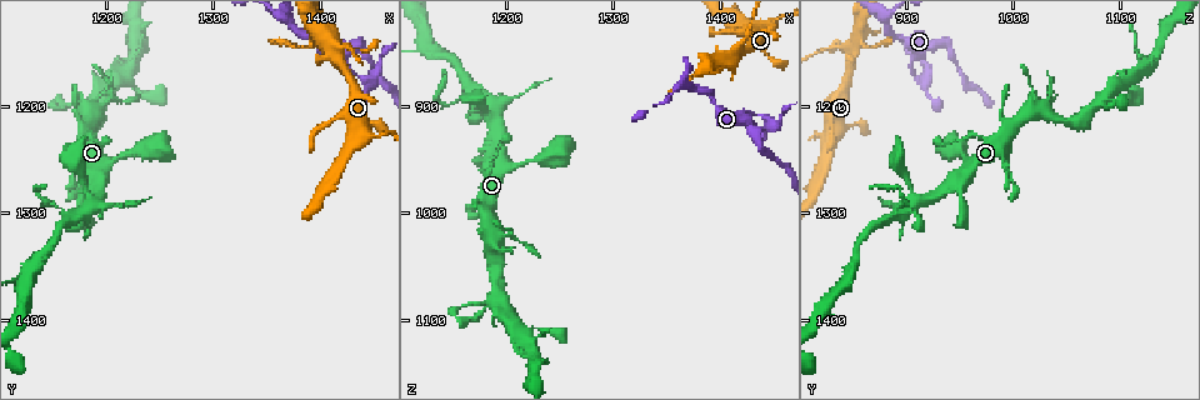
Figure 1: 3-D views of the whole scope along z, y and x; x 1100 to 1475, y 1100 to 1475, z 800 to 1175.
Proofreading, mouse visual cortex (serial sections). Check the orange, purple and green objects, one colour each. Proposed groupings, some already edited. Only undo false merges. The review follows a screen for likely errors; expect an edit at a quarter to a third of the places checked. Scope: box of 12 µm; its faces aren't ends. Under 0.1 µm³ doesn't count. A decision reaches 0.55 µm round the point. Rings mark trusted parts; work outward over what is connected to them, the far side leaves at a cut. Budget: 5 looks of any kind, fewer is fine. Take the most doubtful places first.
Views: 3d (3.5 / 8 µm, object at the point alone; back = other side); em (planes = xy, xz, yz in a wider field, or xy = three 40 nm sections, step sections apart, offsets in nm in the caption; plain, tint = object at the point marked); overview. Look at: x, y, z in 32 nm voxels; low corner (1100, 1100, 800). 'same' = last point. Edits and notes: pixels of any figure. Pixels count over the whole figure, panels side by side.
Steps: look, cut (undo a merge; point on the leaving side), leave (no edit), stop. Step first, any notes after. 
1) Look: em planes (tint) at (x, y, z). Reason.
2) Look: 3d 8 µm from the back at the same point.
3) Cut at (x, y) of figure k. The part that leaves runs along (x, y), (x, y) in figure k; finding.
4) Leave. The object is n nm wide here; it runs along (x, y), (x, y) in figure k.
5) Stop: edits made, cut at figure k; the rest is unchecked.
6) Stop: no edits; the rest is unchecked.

Look: 3d 8 µm at (1434, 1168, 908). Abrupt turn.

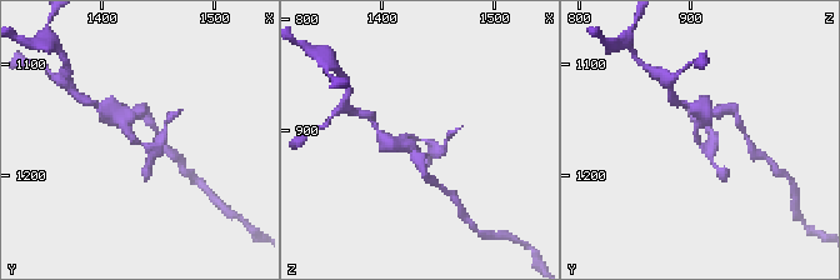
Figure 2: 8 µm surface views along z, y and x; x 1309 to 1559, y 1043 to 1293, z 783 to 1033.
Look: em xy step 2 (tint) at (1436, 1170, 908).

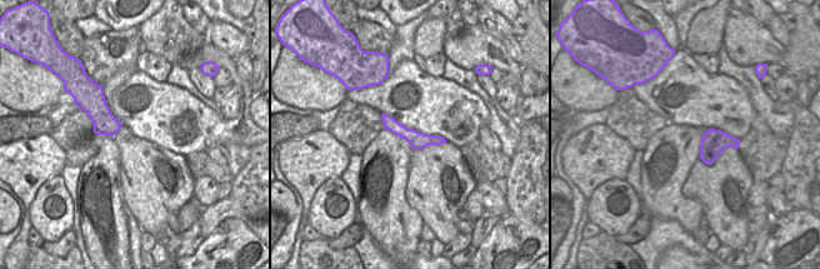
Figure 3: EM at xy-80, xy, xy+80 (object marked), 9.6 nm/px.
Cut at (431, 144) of figure 2. The part that leaves runs along (408, 135), (426, 140), (443, 153) in figure 2; a second cell is stuck on.

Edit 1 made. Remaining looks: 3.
Look: overview.

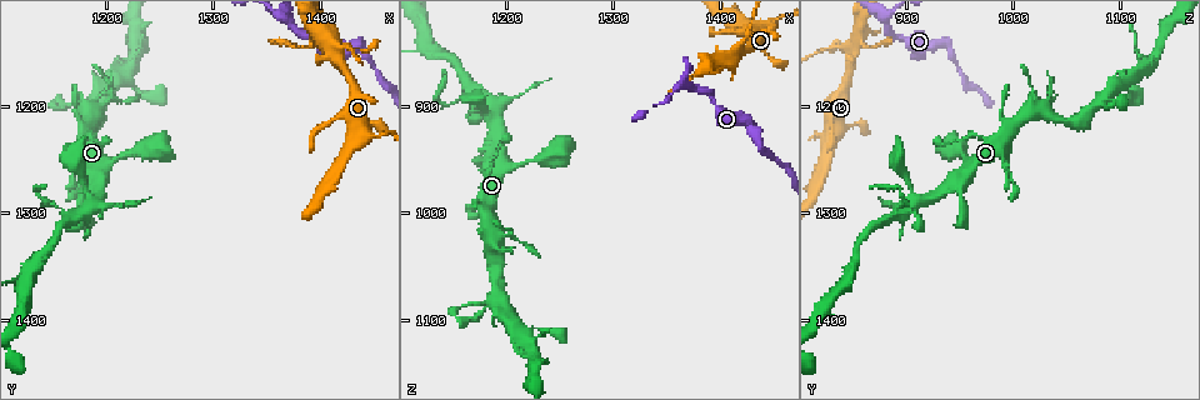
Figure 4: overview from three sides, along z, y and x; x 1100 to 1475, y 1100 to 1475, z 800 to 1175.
Look: 3d 3.5 µm at (1188, 1292, 910). Two arms in line, one across.

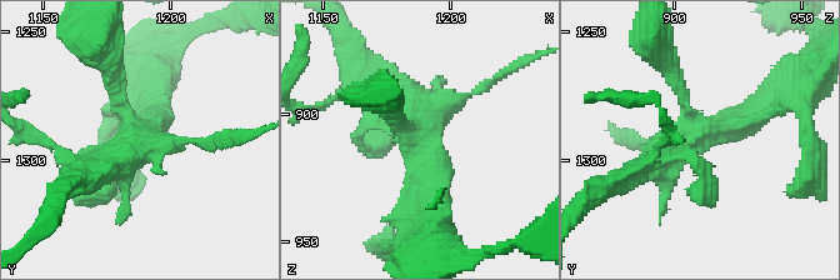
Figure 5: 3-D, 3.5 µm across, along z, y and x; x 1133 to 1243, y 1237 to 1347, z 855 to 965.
Look: em xy step 1 (tint) at (1188, 1291, 908).

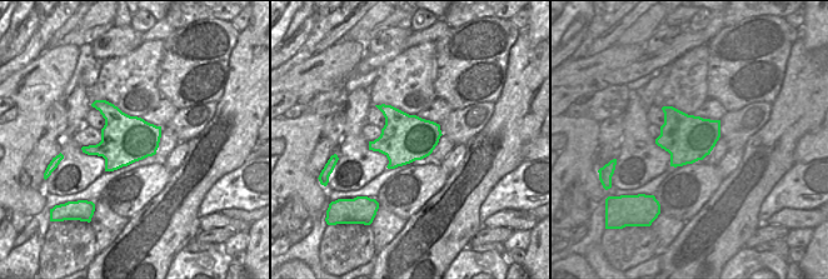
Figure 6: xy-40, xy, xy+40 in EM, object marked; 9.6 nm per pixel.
Leave. The object is 460 nm wide here; it runs along (765, 103), (638, 173) in figure 5; one cell here.

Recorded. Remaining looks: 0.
Stop: edits made, cut at figure 2; the rest is unchecked.

